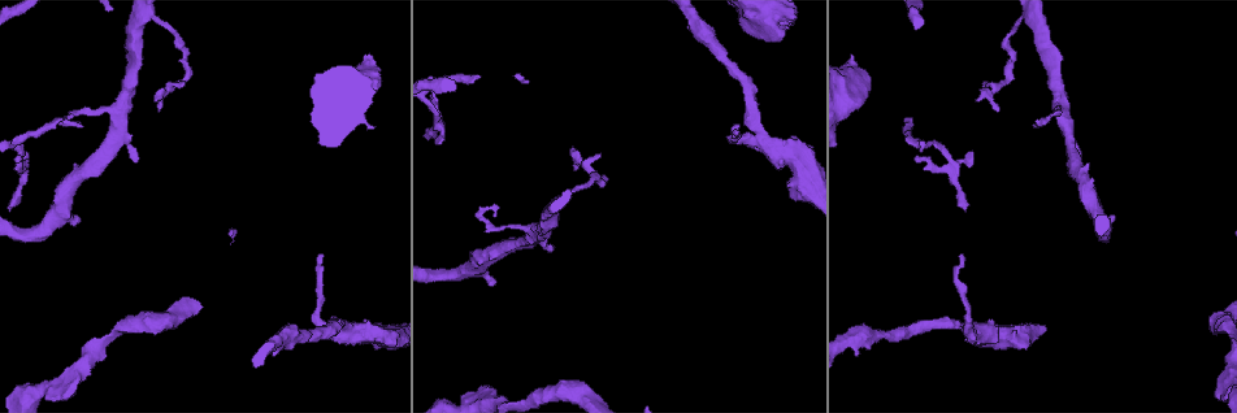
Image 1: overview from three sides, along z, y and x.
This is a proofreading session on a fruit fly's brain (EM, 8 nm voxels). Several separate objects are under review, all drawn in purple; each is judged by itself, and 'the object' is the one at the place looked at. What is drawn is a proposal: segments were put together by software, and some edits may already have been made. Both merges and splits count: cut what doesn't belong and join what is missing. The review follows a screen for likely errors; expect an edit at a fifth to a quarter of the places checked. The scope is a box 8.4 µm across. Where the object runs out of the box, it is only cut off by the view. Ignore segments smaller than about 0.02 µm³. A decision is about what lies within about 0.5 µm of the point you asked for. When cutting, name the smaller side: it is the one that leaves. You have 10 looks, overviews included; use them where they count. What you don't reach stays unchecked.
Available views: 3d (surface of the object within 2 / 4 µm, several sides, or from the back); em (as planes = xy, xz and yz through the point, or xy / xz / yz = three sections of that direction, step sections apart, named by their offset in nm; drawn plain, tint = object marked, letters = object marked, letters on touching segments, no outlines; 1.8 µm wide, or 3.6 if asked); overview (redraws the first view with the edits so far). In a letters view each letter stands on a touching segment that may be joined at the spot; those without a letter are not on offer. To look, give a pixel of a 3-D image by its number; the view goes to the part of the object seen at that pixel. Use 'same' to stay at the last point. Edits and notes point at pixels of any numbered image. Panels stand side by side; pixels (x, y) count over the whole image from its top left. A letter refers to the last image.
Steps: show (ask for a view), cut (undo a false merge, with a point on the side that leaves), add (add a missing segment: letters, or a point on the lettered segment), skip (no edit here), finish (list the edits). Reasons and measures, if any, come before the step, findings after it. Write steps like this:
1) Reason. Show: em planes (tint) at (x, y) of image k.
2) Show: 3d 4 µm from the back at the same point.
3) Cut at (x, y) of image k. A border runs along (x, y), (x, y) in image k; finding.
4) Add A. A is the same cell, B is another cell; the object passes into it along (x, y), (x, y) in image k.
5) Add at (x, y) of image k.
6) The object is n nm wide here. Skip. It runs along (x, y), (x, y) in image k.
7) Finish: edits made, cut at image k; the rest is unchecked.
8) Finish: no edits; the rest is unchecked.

An open end. Show: em 3.6 µm planes (tint) at (869, 76) of image 1.

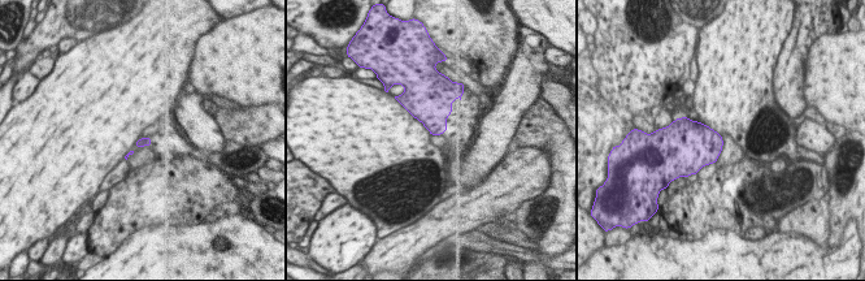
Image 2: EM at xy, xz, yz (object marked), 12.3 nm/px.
Show: em 3.6 µm planes (letters) at the same point.

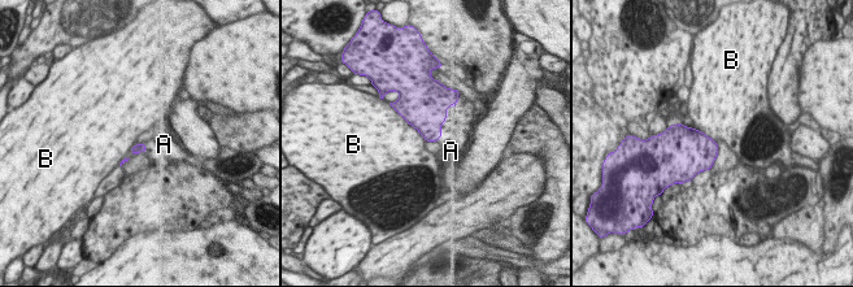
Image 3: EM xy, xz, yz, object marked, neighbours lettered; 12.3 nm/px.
The longest contact is with B, 550 nm. Add A. A is the same cell, B is another cell; it goes on there.

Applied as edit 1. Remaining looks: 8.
Show: overview.

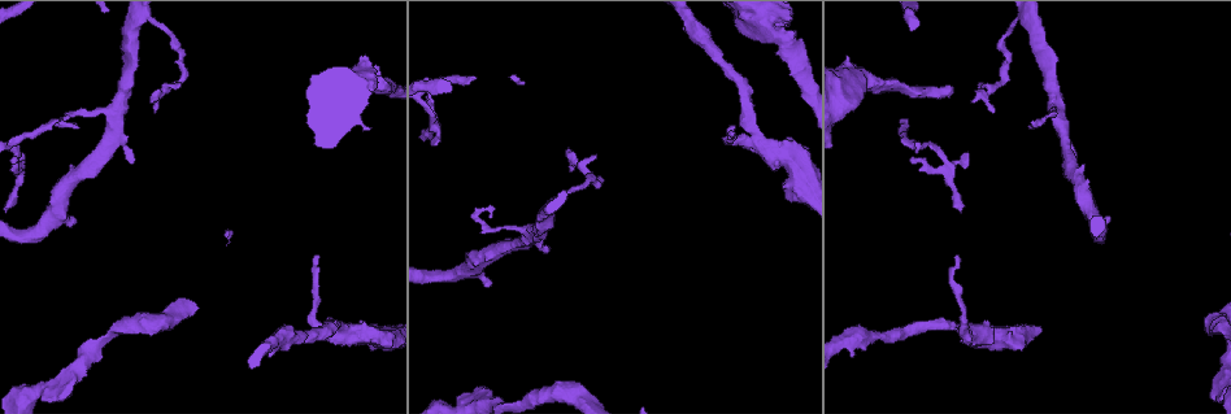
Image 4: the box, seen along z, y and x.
End of a long branch. Show: em 3.6 µm xz step 8 (tint) at (992, 113) of image 4.

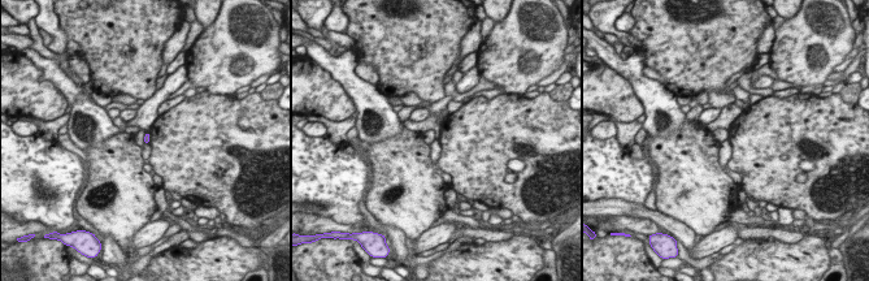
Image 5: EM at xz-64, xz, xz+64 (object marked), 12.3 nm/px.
Cut it another way. Show: em 3.6 µm planes (letters) at the same point.

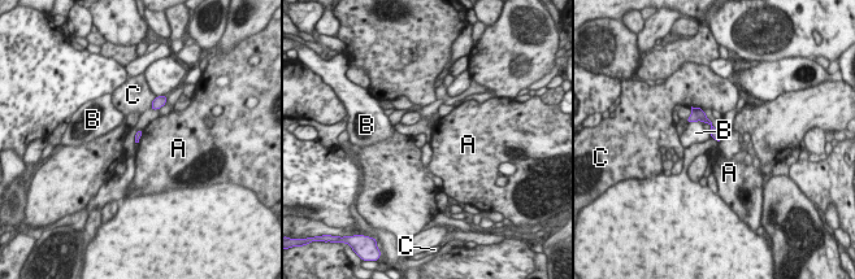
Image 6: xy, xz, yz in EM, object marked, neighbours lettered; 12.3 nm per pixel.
The object is 90 nm wide here. Skip. A, B and C are other cells; a border runs along (143, 130), (138, 143) in image 6; no lettered segment goes on from it.

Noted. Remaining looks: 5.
An open end. Show: em xz step 16 (tint) at (902, 120) of image 4.

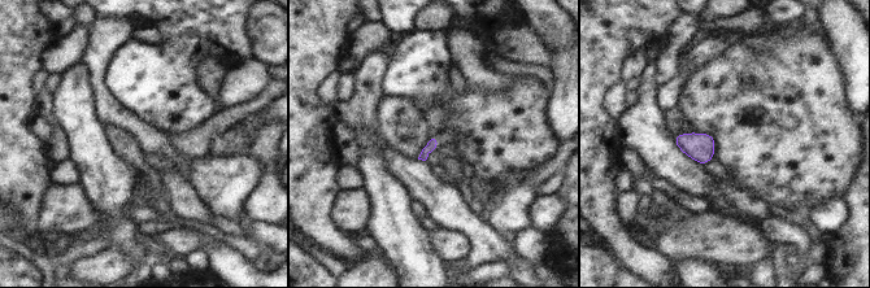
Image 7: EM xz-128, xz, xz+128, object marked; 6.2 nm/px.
Cut it another way. Show: em planes (letters) at the same point.

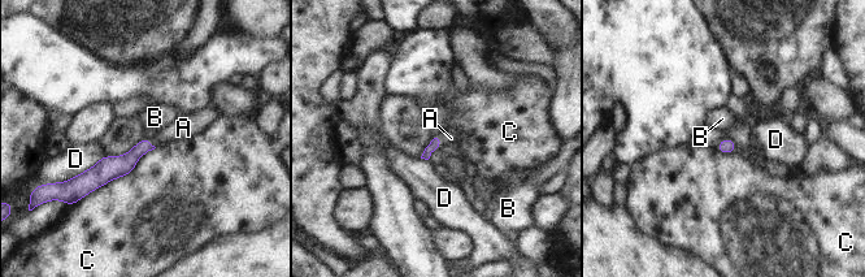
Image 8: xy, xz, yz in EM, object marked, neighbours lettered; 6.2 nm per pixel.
Add A. A is the same cell, B, C and D are other cells; the object passes into it along (435, 142), (440, 141), (451, 138) in image 8; it goes on there.

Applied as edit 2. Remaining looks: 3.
Show: overview.

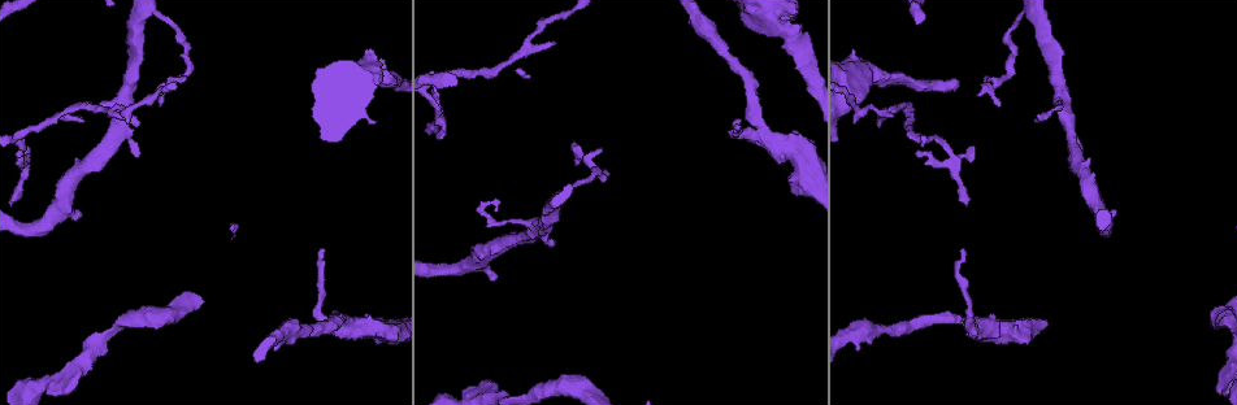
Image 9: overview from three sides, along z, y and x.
Free end. Show: em planes (plain) at (374, 342) of image 9.

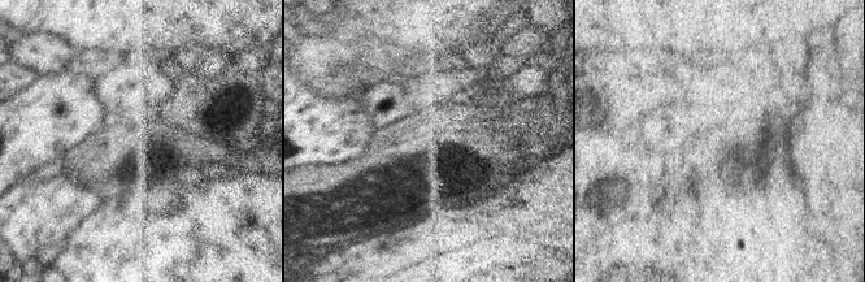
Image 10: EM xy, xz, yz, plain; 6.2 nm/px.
Show: em planes (letters) at the same point.

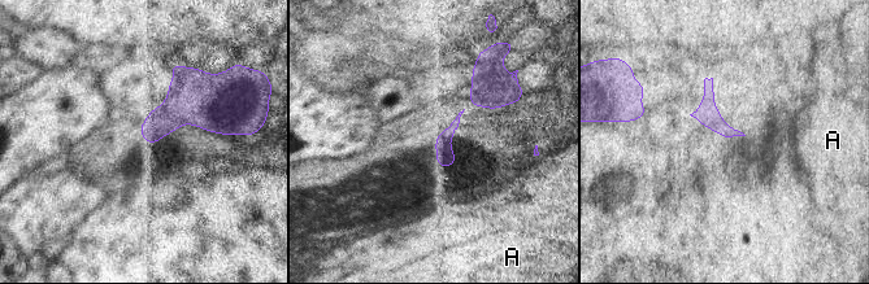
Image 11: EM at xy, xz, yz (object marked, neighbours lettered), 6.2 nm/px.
Skip. A is another cell; a border runs along (438, 164), (446, 169) in image 11; none of them fits.

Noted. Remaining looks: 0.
Finish: edits made, add at image 3, add at image 8; the rest is unchecked.

